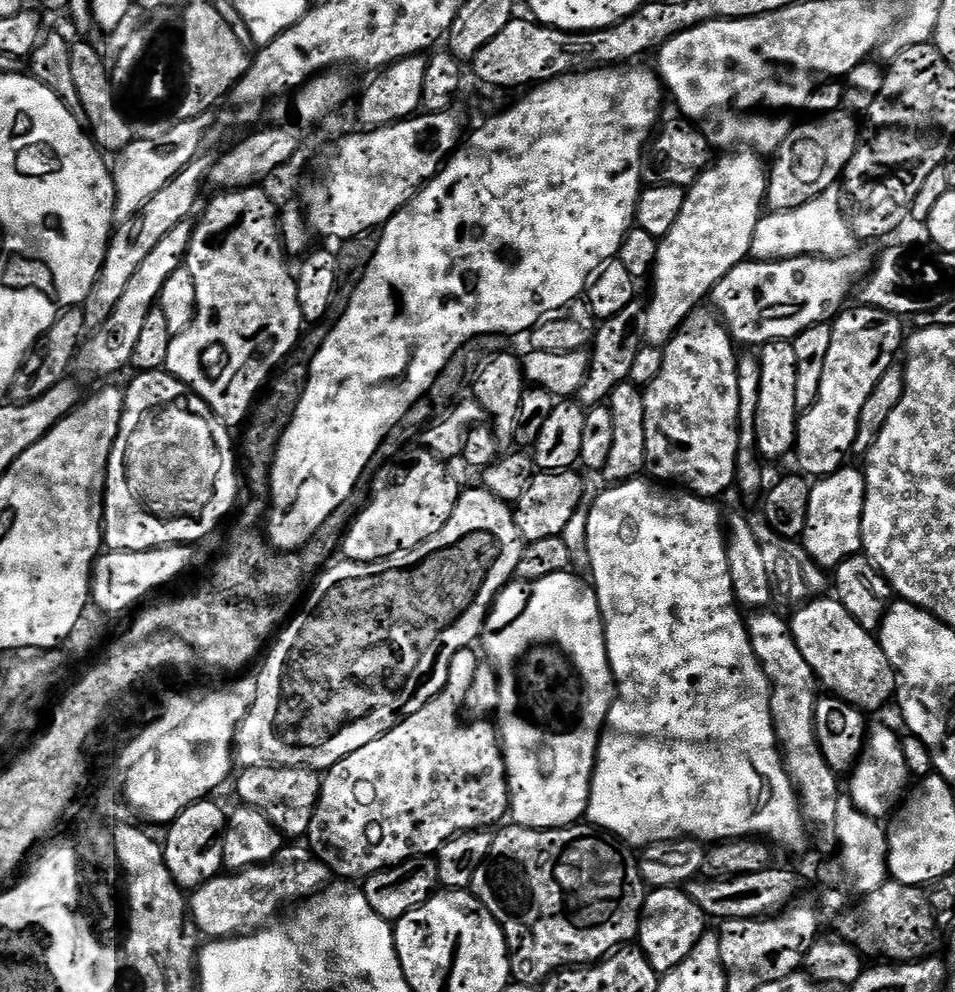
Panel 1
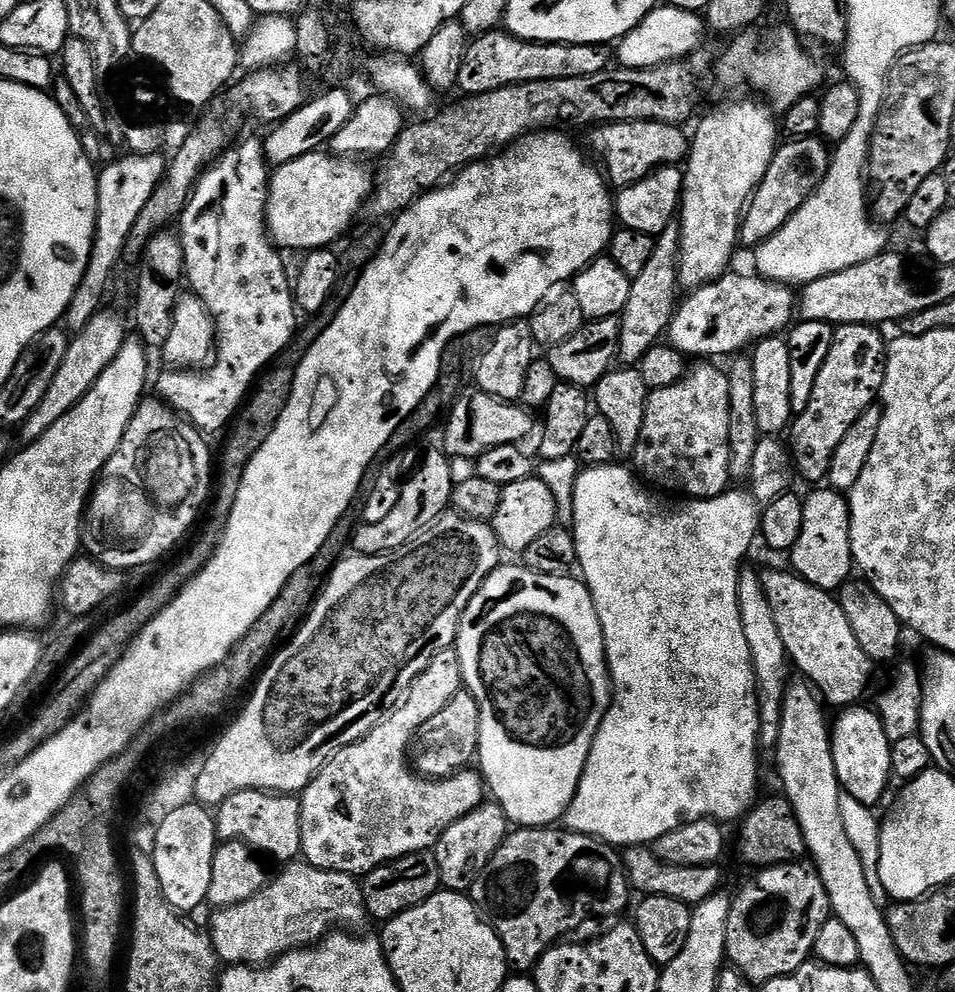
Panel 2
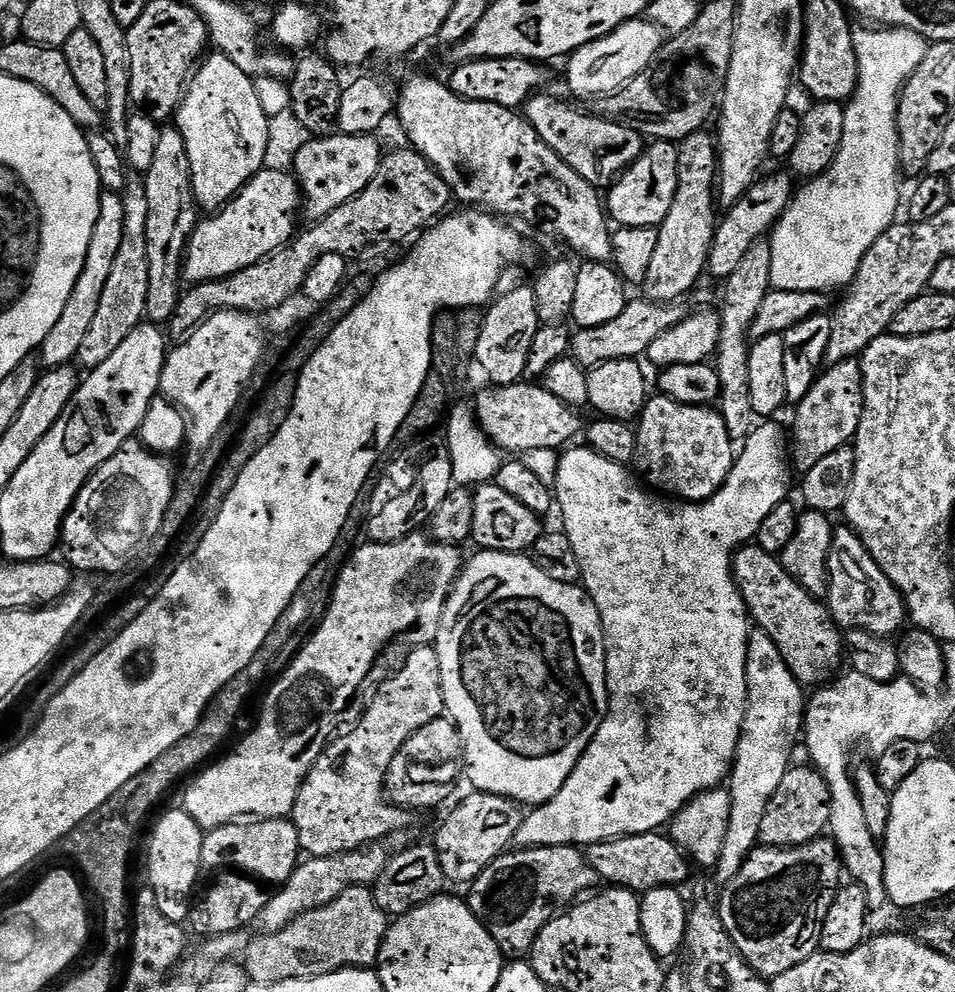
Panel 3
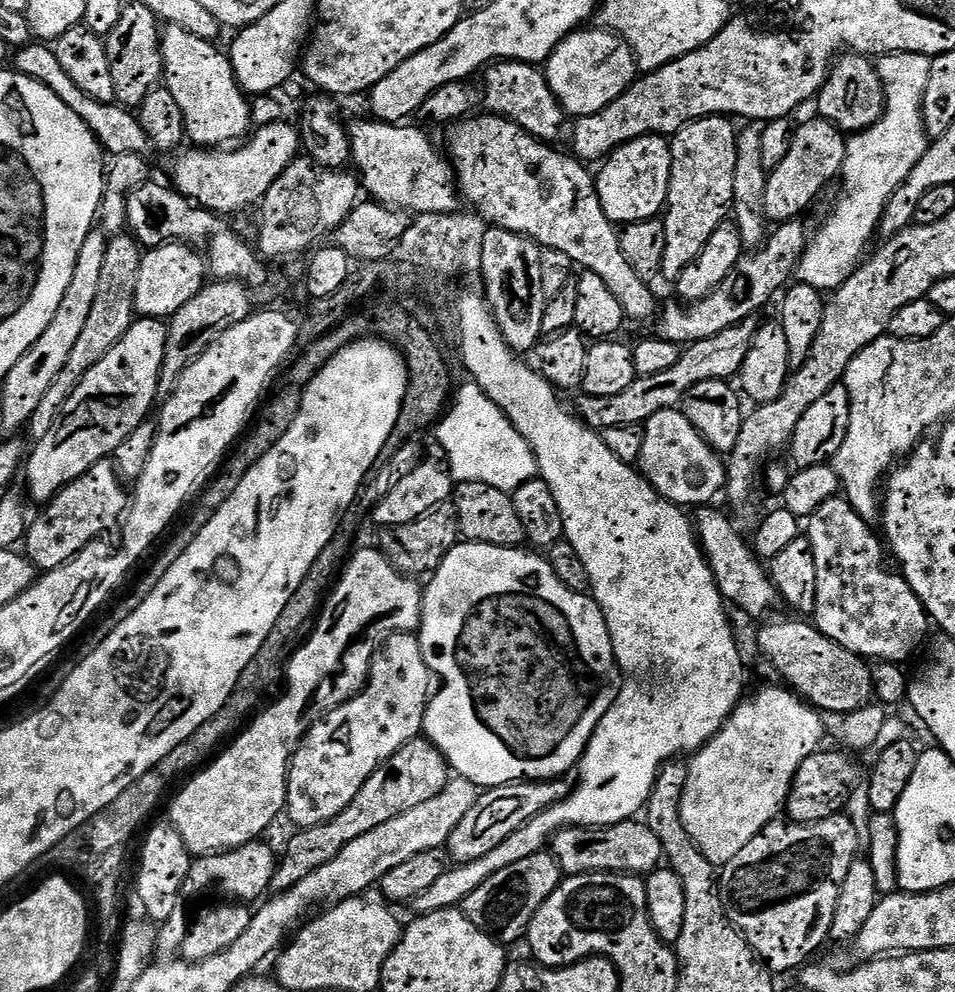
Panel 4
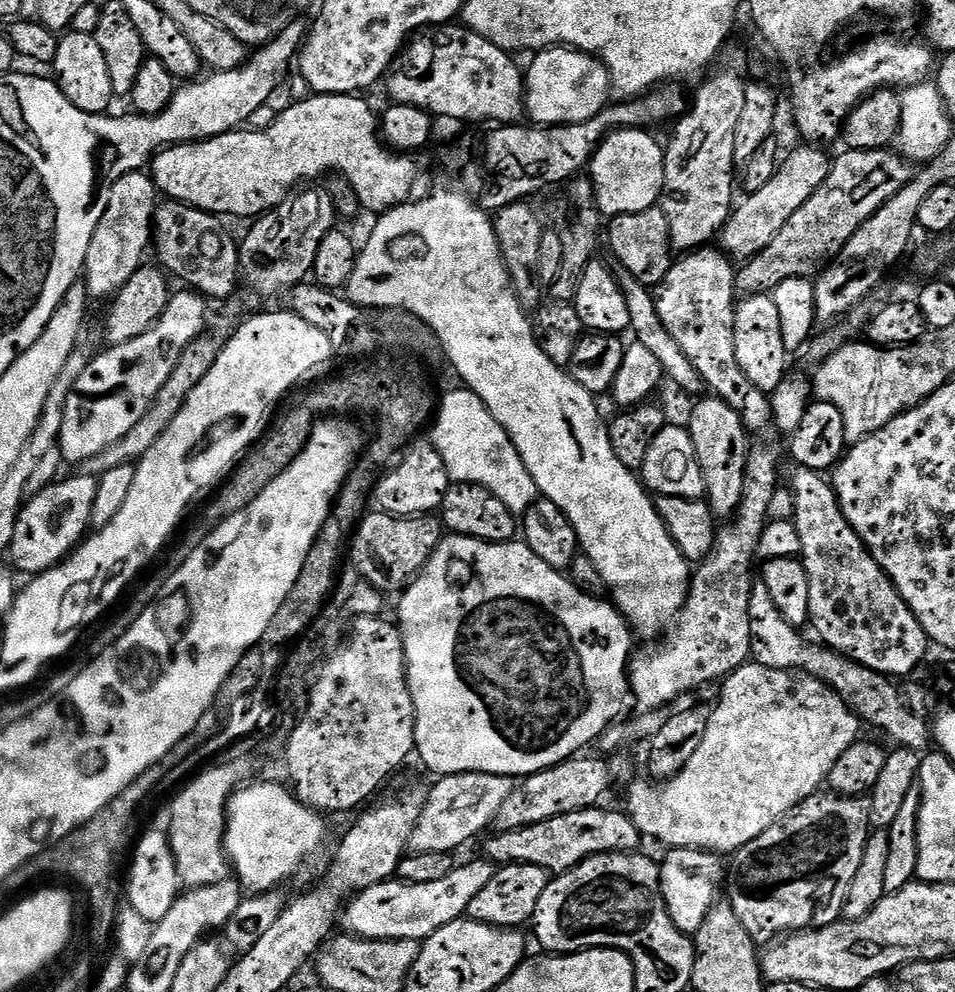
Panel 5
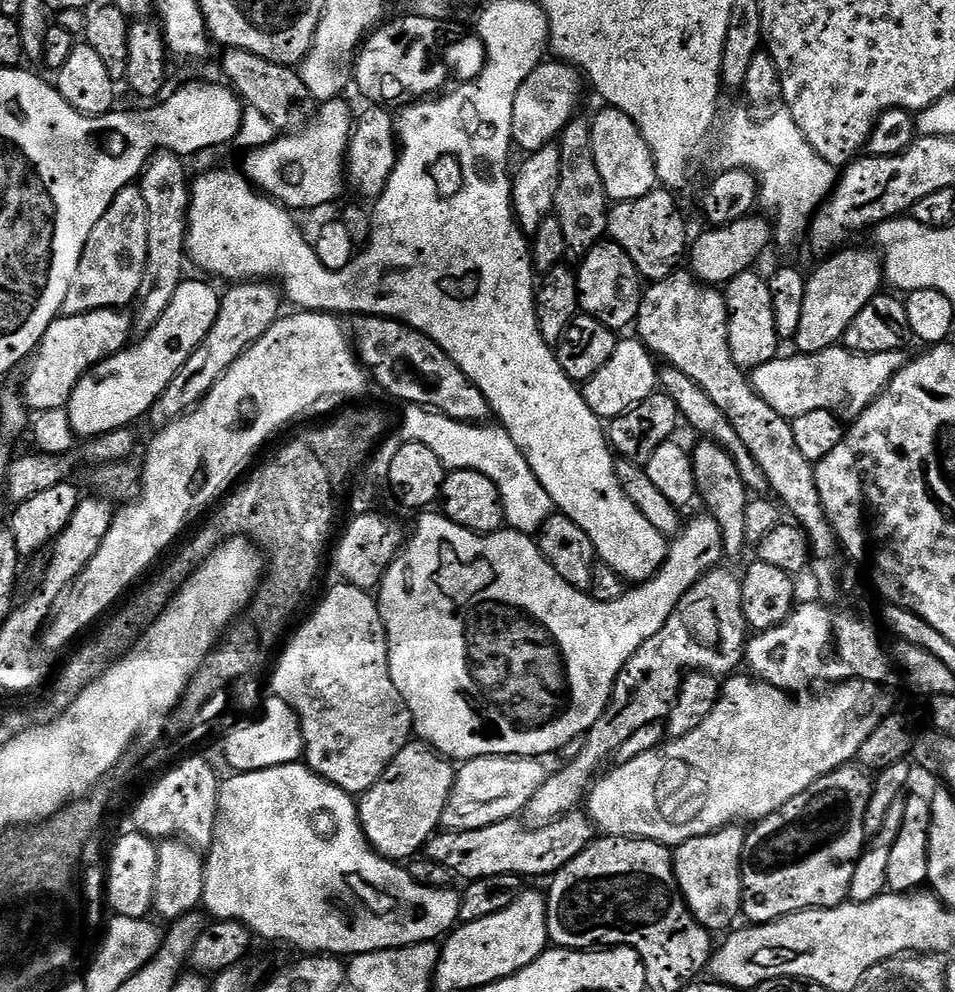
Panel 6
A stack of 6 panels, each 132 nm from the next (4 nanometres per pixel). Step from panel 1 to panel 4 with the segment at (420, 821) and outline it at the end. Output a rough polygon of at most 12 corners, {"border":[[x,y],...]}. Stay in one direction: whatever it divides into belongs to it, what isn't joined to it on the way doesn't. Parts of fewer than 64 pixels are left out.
{"border":[[393,632],[292,755],[297,829],[342,814],[424,732],[434,677]]}

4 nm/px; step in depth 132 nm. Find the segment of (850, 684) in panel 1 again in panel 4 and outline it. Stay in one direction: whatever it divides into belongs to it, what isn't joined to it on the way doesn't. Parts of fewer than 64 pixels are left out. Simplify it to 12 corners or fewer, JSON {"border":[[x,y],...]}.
{"border":[[716,509],[694,527],[720,594],[767,617],[778,593],[765,561]]}

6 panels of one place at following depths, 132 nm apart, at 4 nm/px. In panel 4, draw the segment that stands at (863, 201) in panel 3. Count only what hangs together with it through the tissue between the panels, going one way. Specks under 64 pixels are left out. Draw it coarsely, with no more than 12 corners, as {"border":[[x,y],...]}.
{"border":[[879,57],[886,111],[847,139],[834,214],[794,273],[833,292],[925,156],[932,60]]}

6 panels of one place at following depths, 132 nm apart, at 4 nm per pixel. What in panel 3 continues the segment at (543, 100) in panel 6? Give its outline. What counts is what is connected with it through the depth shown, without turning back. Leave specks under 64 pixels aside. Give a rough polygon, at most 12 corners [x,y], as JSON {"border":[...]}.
{"border":[[647,18],[567,57],[568,88],[599,98],[652,65],[666,36]]}

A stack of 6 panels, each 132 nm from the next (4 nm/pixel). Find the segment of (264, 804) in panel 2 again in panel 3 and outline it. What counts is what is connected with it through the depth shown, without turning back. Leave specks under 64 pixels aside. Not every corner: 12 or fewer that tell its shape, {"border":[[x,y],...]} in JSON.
{"border":[[288,818],[207,829],[205,869],[285,884],[301,860]]}

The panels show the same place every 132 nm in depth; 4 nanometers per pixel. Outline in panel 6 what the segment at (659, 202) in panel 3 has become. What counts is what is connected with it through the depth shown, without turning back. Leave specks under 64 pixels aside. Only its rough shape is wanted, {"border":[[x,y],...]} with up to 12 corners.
{"border":[[622,110],[591,117],[609,201],[658,186],[654,154]]}

